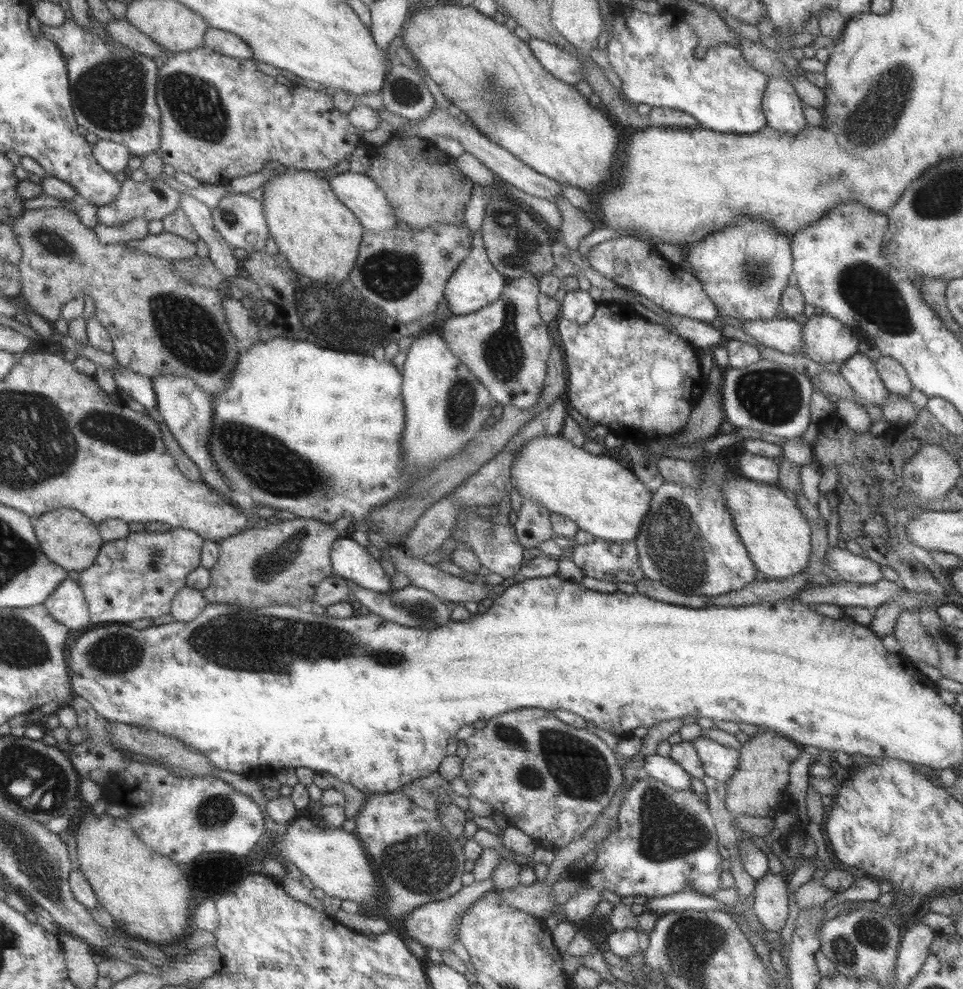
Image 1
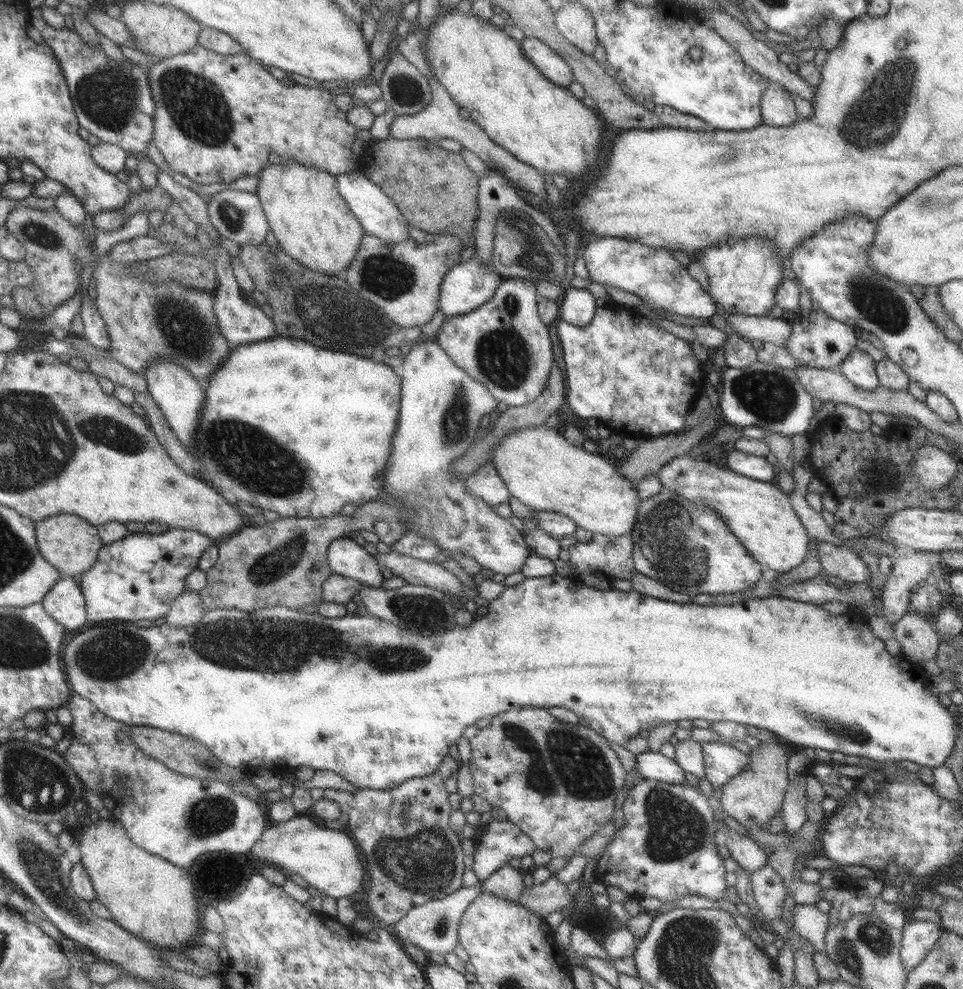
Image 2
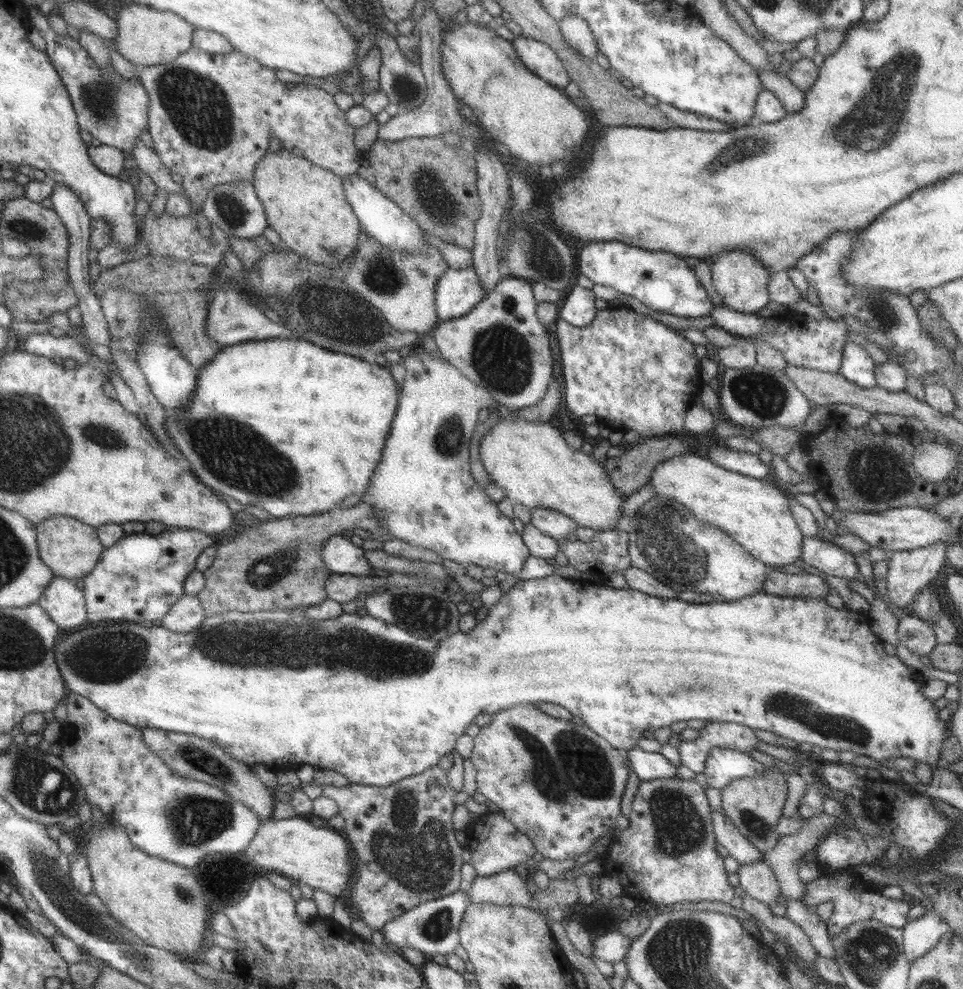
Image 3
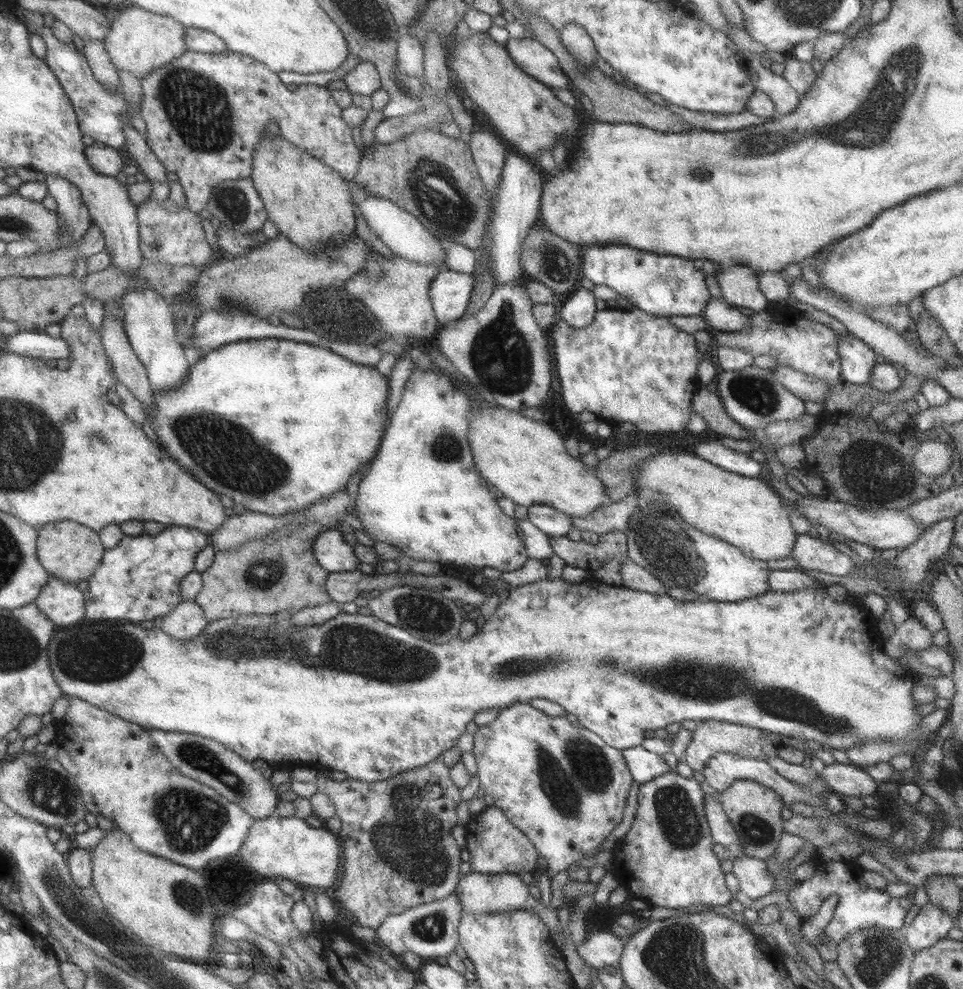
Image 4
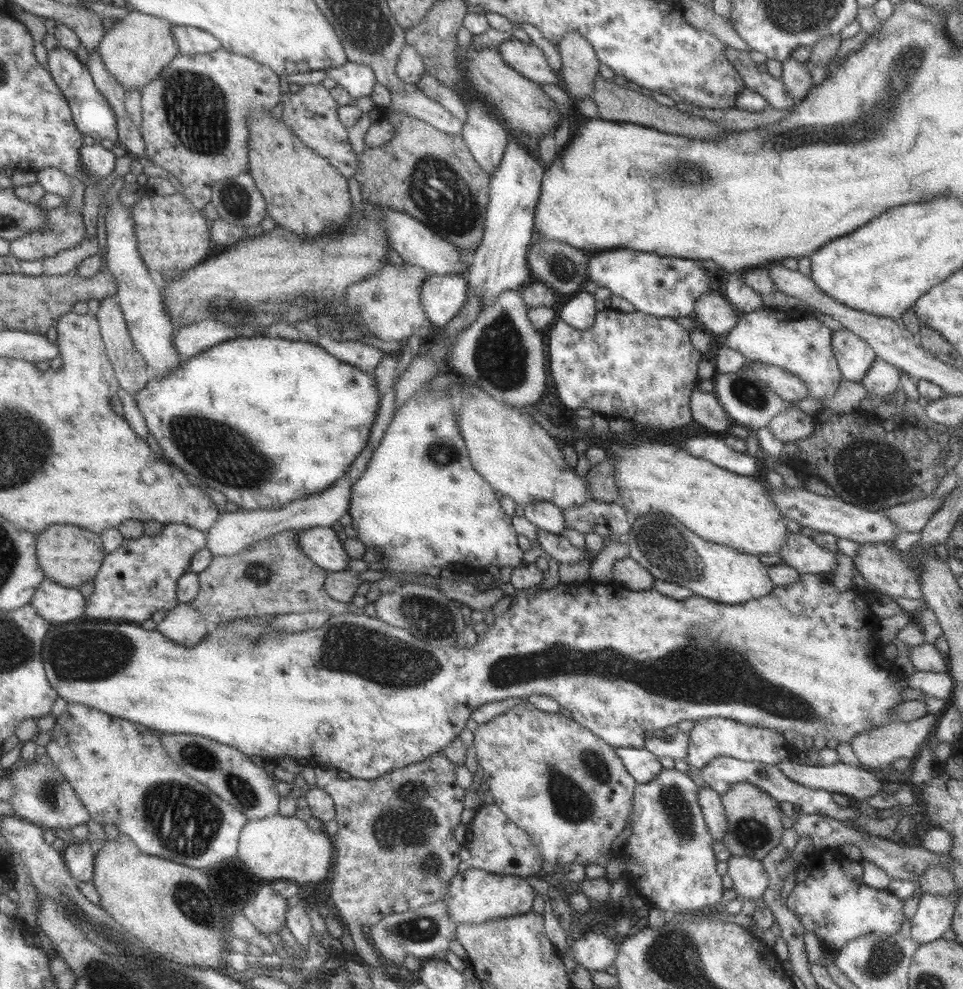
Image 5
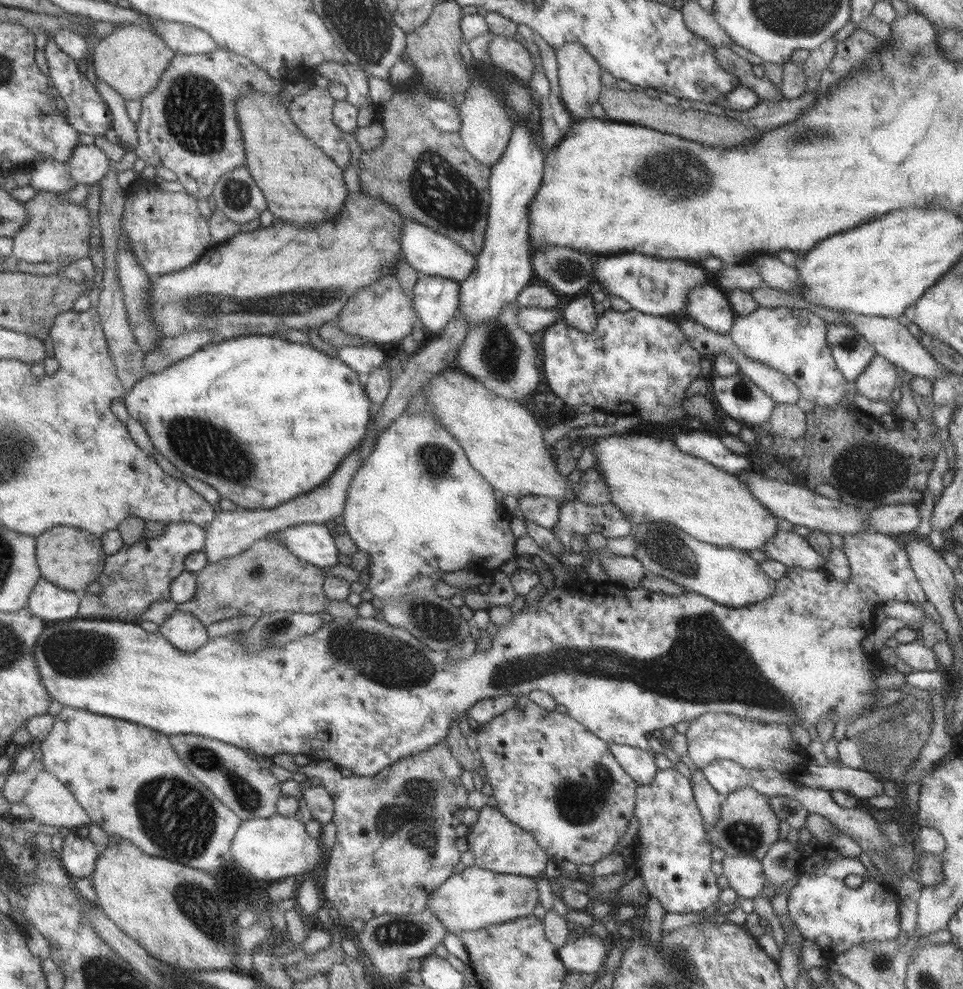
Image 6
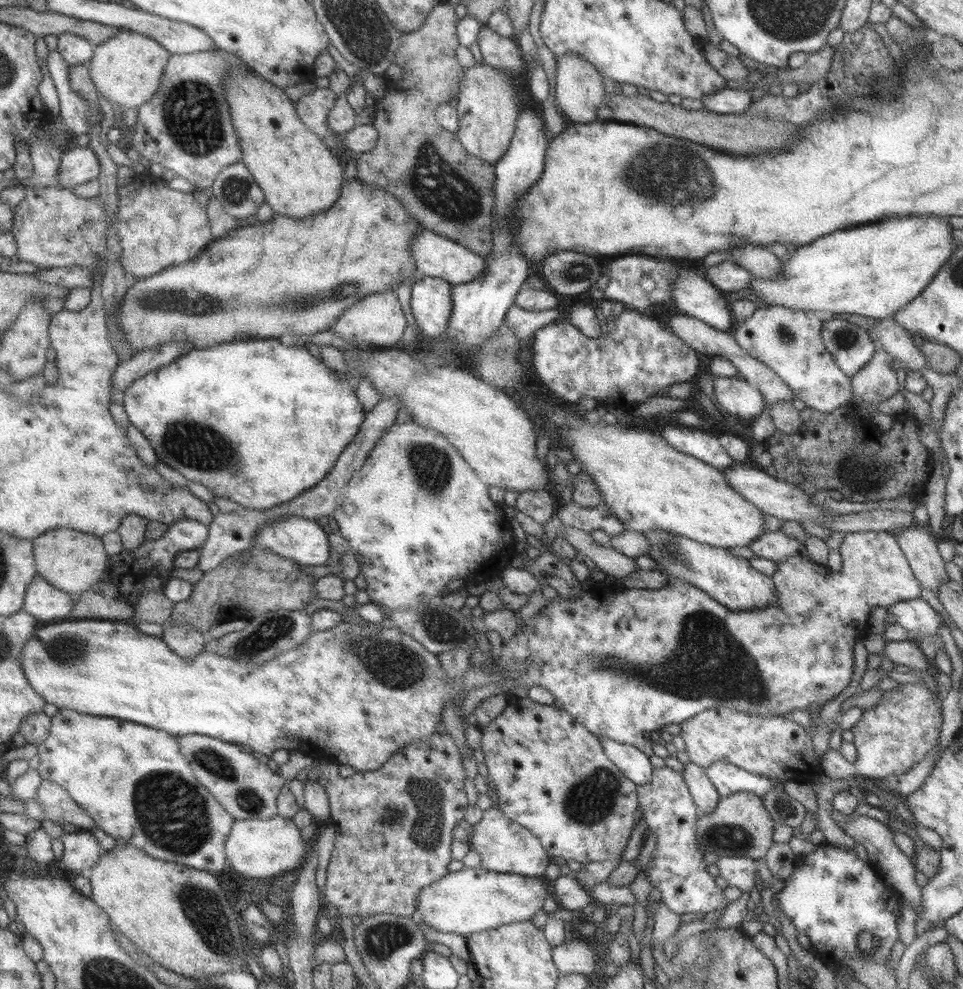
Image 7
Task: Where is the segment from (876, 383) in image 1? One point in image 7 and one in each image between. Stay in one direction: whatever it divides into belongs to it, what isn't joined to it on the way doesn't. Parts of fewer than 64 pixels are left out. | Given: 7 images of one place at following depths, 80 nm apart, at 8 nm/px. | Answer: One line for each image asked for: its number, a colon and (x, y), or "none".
2: (857, 367)
3: (856, 366)
4: (856, 358)
5: (853, 355)
6: (852, 353)
7: (851, 347)

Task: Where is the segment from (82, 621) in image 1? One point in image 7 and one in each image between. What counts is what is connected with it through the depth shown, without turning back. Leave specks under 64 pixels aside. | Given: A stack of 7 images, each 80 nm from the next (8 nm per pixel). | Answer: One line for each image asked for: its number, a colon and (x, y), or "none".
2: (64, 602)
3: (62, 601)
4: (61, 603)
5: (55, 603)
6: (47, 602)
7: (43, 601)

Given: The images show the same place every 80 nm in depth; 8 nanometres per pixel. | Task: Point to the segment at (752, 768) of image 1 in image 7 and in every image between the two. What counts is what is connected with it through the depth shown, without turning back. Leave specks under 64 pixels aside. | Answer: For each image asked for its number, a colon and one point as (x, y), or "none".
2: (753, 797)
3: (753, 804)
4: (753, 810)
5: (753, 827)
6: (746, 826)
7: (739, 825)

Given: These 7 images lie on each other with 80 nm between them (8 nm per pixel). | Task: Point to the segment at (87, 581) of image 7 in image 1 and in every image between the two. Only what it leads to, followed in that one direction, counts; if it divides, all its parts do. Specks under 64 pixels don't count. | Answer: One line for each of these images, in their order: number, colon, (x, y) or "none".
1: (66, 537)
2: (68, 543)
3: (70, 549)
4: (70, 552)
5: (69, 556)
6: (71, 559)

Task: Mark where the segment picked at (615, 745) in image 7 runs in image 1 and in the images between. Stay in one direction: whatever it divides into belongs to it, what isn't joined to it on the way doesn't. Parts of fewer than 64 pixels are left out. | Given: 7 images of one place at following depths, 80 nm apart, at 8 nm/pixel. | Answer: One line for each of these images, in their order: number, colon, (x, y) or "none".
1: (664, 769)
2: (651, 765)
3: (646, 765)
4: (643, 765)
5: (643, 765)
6: (638, 764)

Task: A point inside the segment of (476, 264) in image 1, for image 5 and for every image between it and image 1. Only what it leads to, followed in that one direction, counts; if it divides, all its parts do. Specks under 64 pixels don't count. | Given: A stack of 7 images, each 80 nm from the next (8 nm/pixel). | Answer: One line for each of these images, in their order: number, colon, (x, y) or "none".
2: (467, 285)
3: (456, 292)
4: (449, 291)
5: (441, 296)

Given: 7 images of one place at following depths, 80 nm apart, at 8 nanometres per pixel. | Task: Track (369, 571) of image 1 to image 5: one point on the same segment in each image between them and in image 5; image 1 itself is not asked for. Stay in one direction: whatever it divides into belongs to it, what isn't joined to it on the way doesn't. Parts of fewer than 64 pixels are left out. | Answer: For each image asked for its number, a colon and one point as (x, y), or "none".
2: (344, 557)
3: (339, 555)
4: (332, 553)
5: (319, 544)

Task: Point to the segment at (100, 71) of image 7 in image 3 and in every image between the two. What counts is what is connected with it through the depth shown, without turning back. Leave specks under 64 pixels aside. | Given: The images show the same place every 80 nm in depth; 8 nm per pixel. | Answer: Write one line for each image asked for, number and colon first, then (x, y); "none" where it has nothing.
3: (145, 37)
4: (139, 42)
5: (135, 49)
6: (130, 60)

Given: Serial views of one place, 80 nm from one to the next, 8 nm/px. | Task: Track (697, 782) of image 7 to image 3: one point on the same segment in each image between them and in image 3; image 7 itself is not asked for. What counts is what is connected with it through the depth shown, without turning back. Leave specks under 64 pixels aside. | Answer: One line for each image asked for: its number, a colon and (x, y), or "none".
3: (738, 847)
4: (721, 830)
5: (710, 802)
6: (707, 801)

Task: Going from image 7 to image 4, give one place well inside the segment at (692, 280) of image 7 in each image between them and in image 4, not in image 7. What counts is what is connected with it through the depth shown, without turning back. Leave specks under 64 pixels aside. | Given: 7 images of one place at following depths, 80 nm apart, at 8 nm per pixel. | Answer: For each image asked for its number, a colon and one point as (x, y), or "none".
4: (718, 315)
5: (712, 312)
6: (706, 304)

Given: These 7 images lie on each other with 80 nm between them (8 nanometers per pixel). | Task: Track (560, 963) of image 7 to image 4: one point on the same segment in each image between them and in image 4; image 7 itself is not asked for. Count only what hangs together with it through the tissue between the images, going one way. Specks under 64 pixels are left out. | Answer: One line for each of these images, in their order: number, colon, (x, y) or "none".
4: (599, 949)
5: (594, 951)
6: (585, 955)

